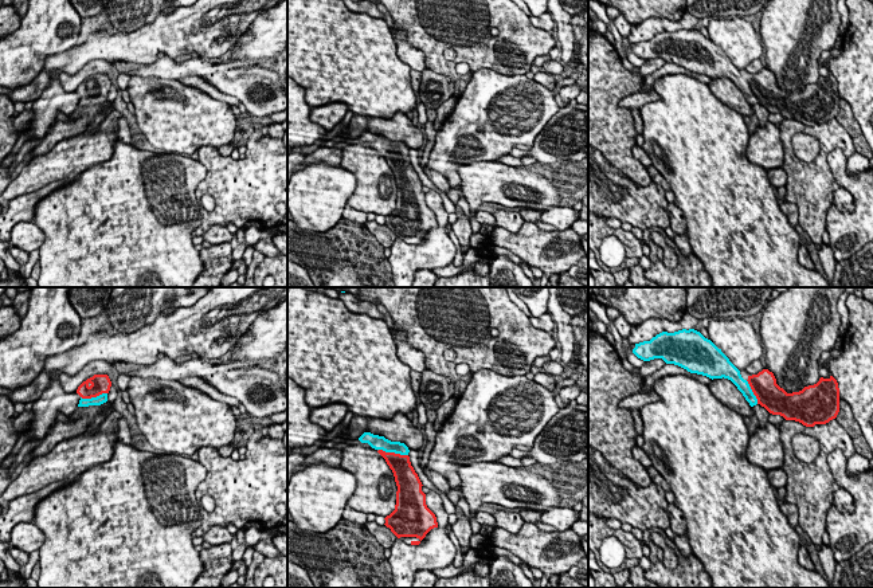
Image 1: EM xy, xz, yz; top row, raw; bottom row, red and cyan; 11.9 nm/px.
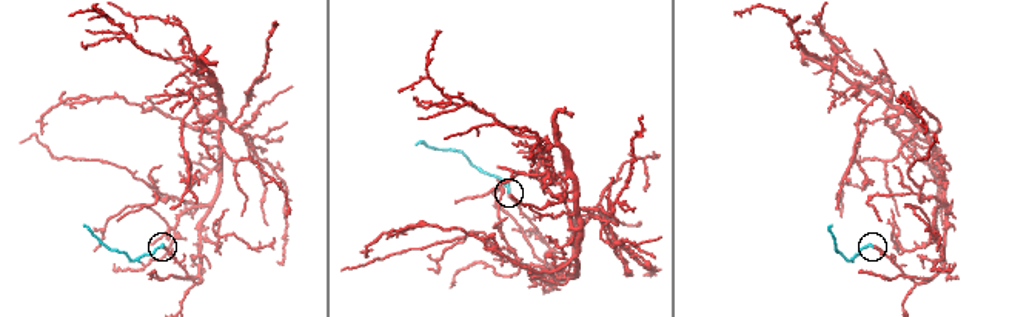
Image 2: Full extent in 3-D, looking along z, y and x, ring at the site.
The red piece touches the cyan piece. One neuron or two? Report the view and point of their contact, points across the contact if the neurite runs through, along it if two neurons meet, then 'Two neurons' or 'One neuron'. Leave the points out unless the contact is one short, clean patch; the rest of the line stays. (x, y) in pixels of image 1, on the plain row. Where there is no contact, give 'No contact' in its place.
Touches red at xz (394, 152). Path across: xz (400, 164), (394, 152), (376, 141). One neuron

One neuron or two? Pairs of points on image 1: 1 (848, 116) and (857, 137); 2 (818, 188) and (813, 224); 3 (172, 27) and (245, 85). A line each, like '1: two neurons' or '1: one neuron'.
1: one neuron
2: one neuron
3: two neurons

